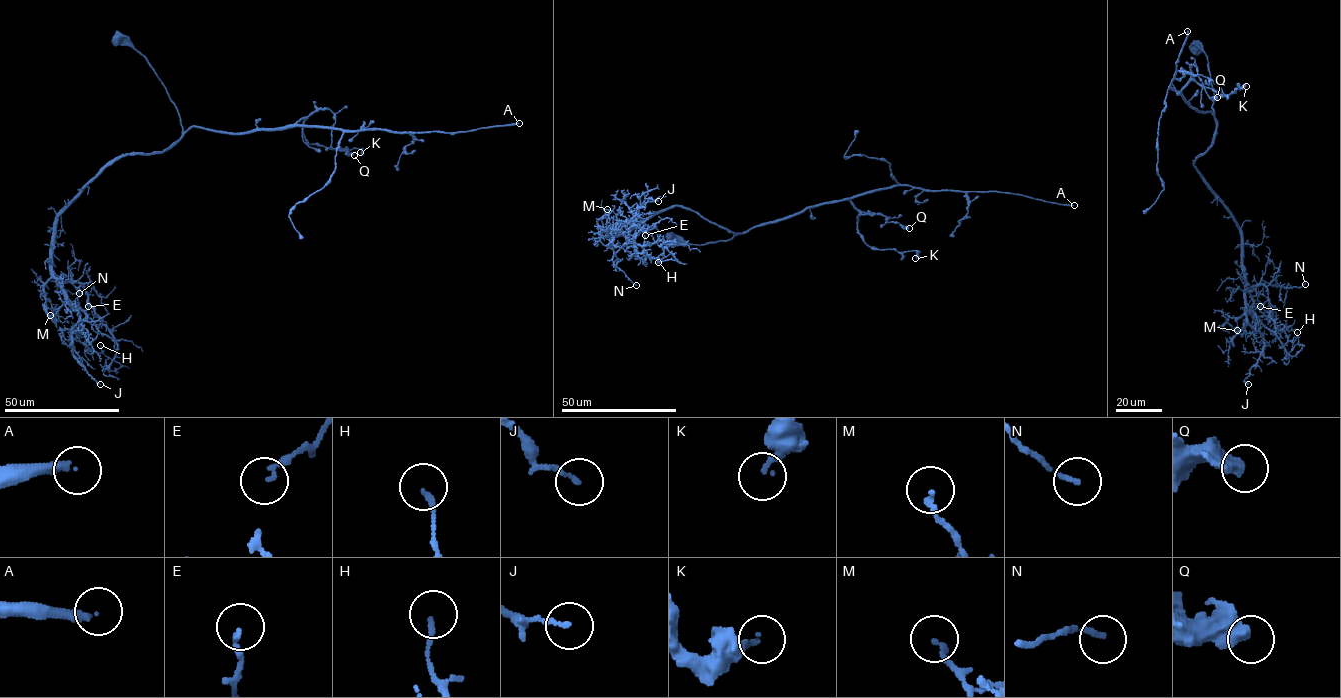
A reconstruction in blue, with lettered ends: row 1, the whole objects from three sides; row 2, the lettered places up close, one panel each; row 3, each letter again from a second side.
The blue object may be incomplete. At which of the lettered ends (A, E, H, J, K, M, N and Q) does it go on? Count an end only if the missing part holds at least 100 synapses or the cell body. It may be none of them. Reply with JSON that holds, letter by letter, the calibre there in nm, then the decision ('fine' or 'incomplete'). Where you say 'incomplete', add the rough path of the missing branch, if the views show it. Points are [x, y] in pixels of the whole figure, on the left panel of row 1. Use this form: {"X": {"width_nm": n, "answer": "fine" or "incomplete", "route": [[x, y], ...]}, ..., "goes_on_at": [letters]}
{"A": {"width_nm": 280, "answer": "incomplete"}, "E": {"width_nm": 140, "answer": "fine"}, "H": {"width_nm": 150, "answer": "fine"}, "J": {"width_nm": 140, "answer": "fine"}, "K": {"width_nm": 200, "answer": "fine"}, "M": {"width_nm": 180, "answer": "fine"}, "N": {"width_nm": 140, "answer": "fine"}, "Q": {"width_nm": 460, "answer": "fine"}, "goes_on_at": ["A"]}

